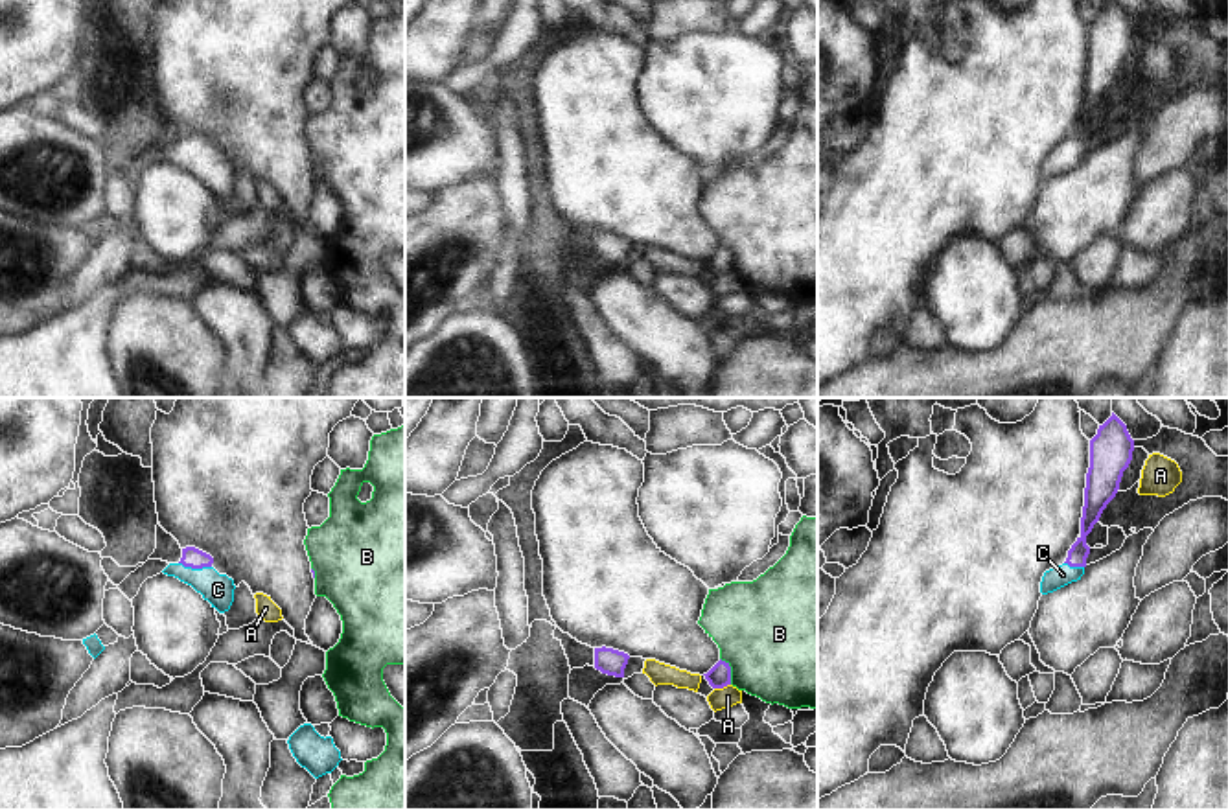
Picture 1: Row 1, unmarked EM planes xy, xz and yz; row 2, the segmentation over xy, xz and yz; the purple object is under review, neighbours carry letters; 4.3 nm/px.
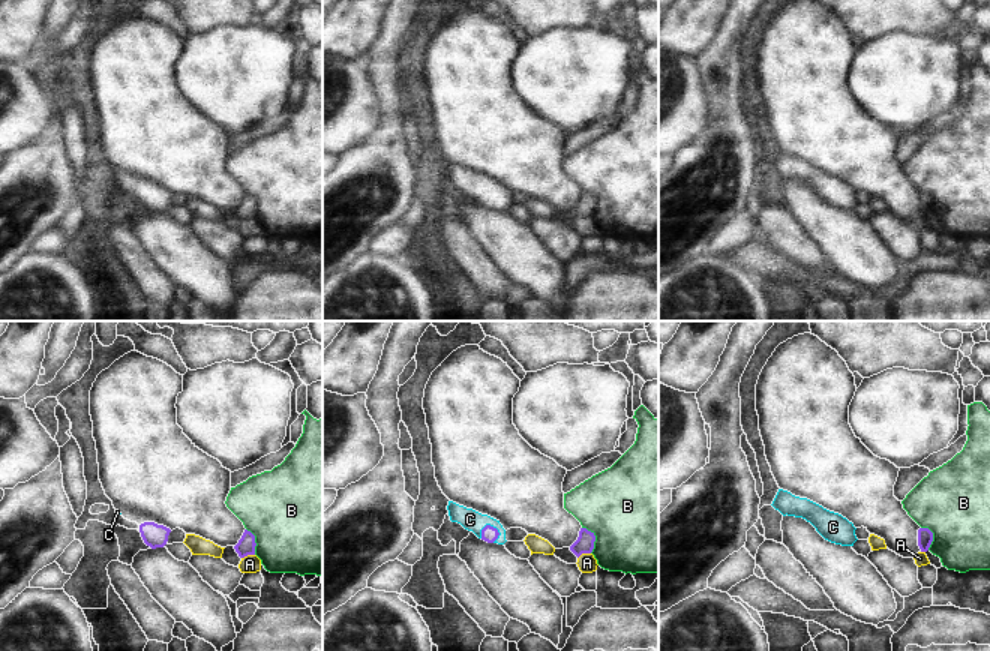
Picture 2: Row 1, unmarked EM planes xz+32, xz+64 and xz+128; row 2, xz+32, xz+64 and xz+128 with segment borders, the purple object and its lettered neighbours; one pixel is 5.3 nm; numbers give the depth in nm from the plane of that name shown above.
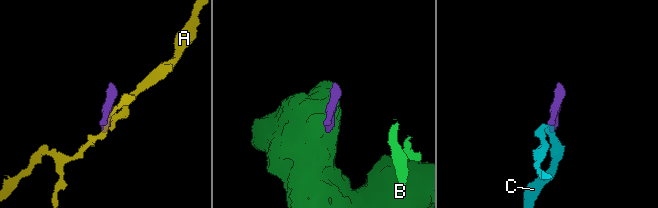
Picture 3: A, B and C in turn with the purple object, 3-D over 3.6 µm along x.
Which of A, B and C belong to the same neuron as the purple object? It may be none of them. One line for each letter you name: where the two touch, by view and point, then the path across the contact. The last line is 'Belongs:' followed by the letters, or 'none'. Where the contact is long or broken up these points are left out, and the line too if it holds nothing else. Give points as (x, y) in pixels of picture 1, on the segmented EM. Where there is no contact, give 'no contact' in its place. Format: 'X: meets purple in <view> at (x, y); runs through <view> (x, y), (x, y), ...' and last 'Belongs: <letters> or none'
C: meets purple in xy at (196, 567); runs through xy (192, 556), (196, 567), (218, 590)
Belongs: C

